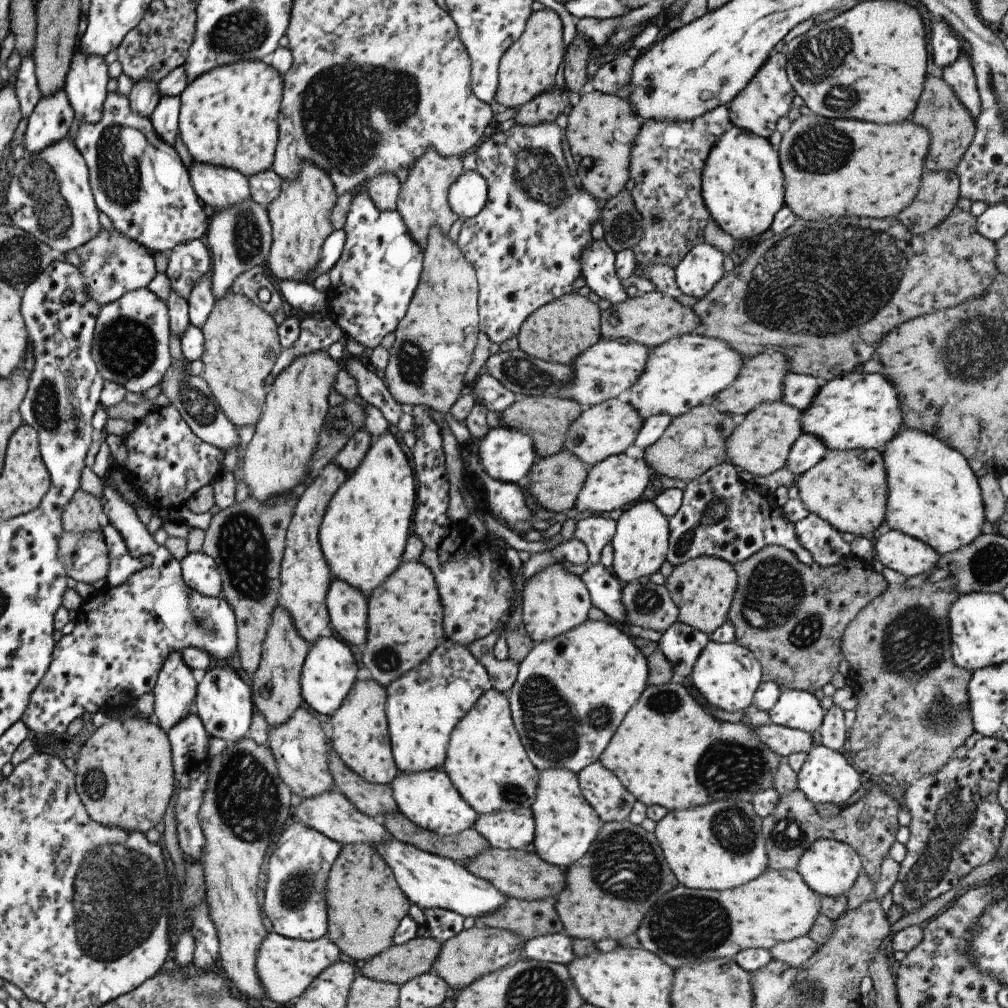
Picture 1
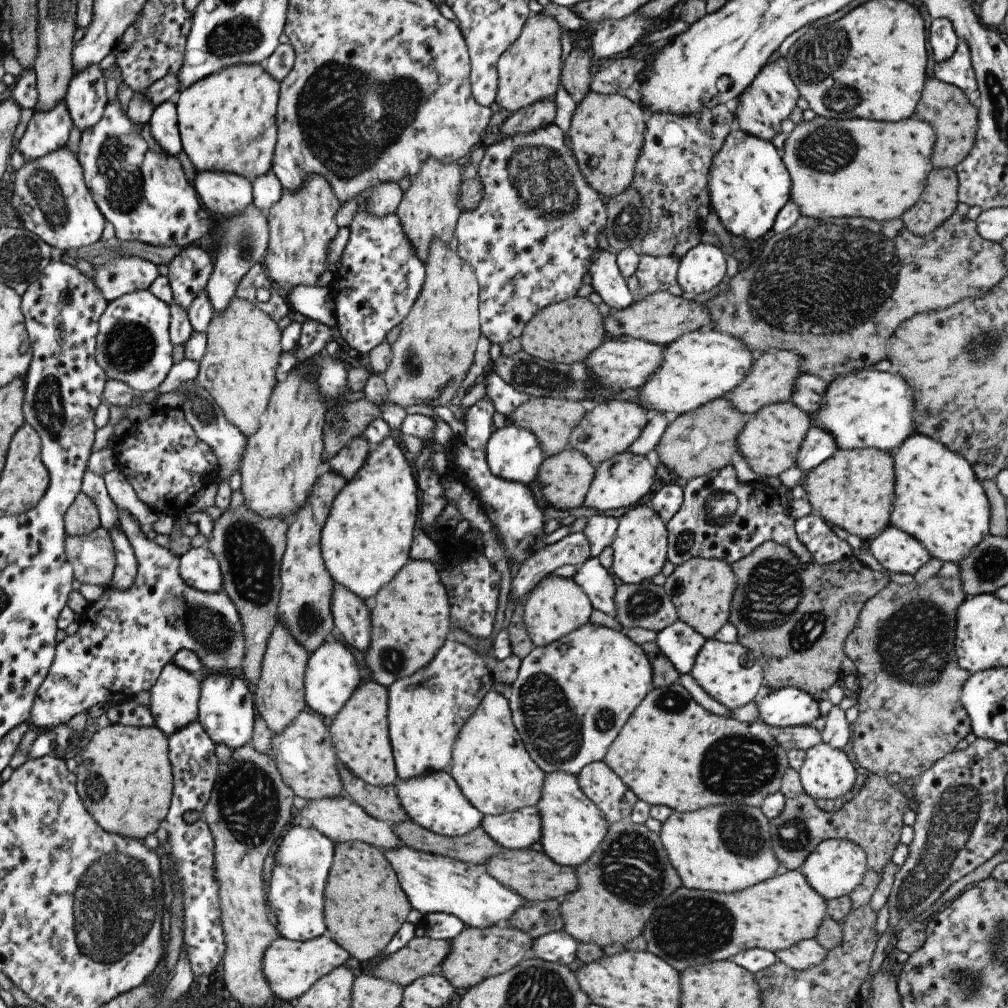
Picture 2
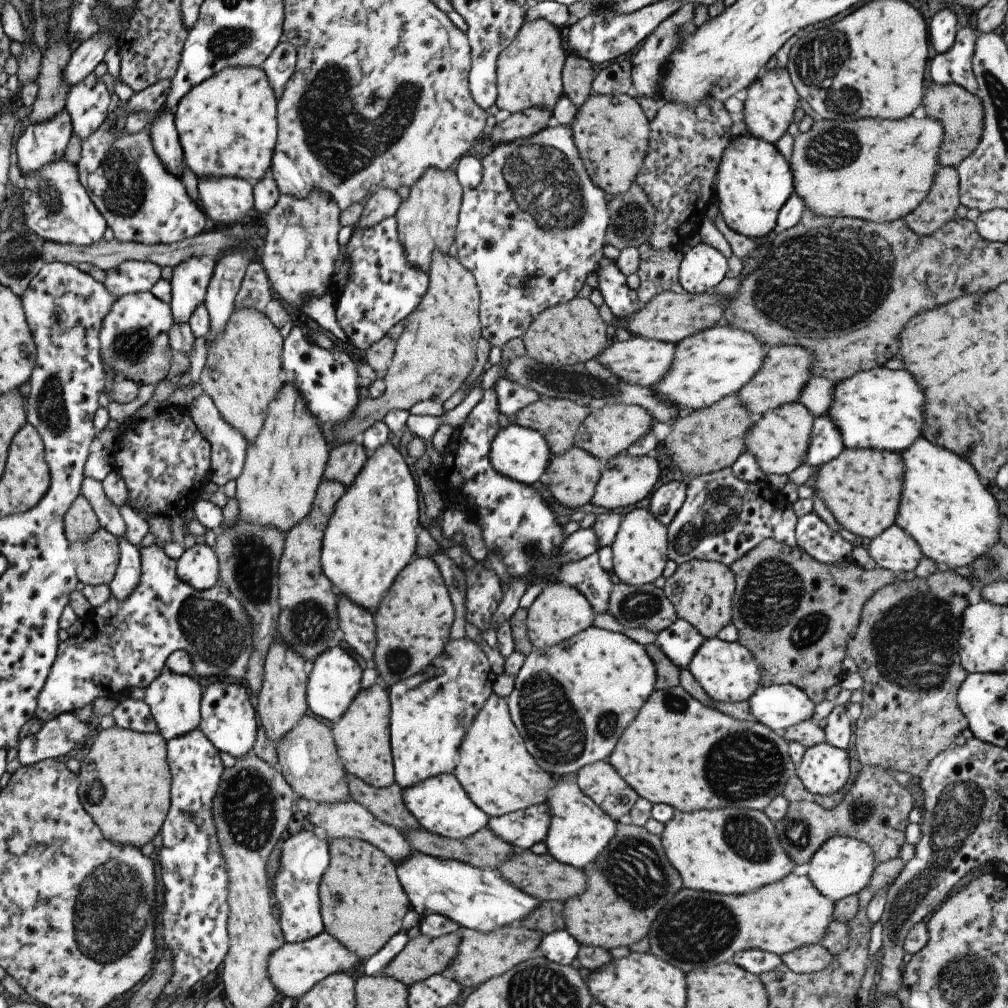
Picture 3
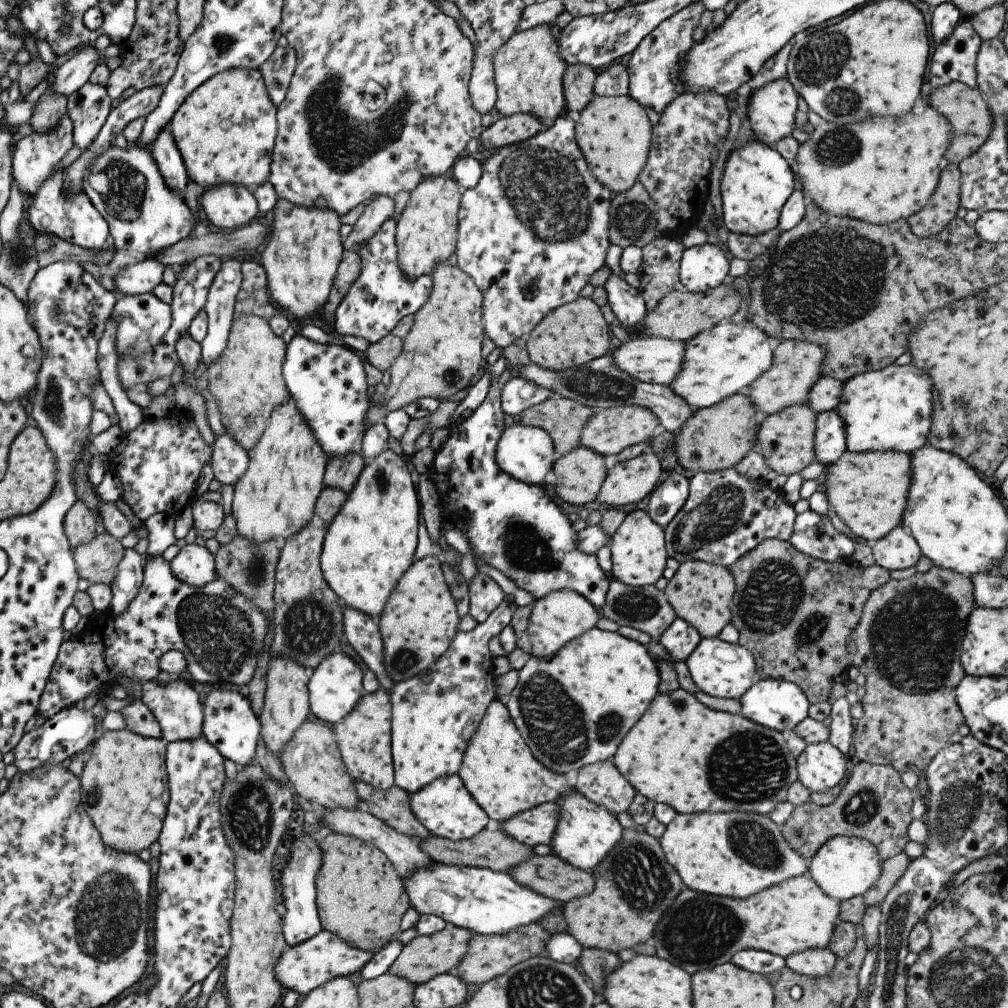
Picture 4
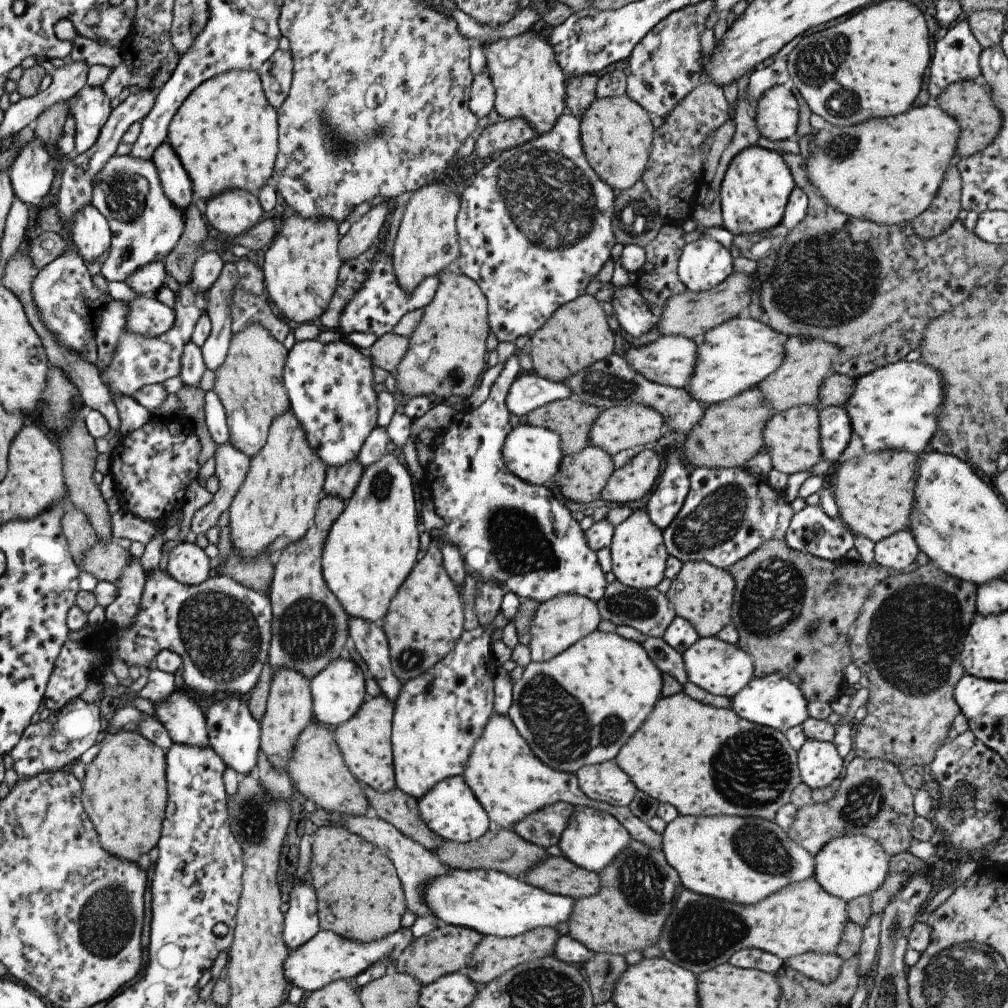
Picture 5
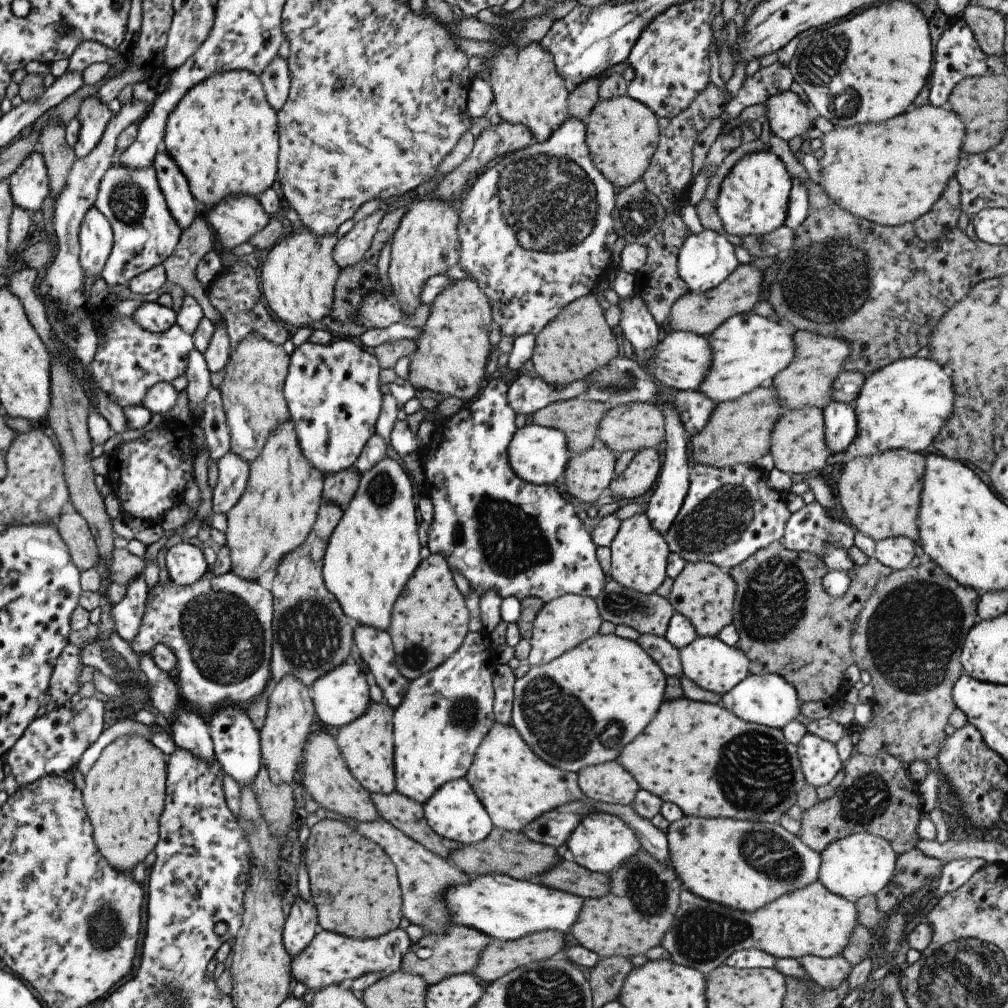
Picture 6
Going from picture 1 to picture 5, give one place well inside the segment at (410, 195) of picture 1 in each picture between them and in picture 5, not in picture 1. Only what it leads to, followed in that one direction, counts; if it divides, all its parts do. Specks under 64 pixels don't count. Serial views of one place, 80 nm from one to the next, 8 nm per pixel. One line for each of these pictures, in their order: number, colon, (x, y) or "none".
2: (428, 211)
3: (426, 220)
4: (425, 234)
5: (426, 241)

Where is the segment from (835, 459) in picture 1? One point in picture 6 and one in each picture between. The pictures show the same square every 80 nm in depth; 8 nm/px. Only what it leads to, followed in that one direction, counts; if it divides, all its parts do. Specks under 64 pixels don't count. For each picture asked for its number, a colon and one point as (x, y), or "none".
2: (853, 489)
3: (860, 487)
4: (867, 490)
5: (873, 492)
6: (879, 495)

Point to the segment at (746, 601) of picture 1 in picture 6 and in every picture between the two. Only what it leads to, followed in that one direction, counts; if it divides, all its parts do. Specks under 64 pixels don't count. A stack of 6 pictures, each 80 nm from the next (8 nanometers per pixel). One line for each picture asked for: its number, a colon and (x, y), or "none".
2: (793, 617)
3: (794, 614)
4: (803, 608)
5: (793, 612)
6: (787, 624)

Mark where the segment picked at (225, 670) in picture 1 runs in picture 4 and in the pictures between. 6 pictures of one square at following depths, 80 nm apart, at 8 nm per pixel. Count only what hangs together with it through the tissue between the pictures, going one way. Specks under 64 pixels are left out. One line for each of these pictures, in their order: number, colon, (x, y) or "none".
2: (226, 713)
3: (227, 718)
4: (228, 723)

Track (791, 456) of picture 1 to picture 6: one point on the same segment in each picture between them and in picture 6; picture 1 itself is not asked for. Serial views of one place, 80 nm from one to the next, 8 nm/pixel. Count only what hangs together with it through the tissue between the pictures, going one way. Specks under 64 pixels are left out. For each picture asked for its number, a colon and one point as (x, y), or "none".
2: (817, 445)
3: (825, 443)
4: (829, 442)
5: (834, 428)
6: (839, 420)

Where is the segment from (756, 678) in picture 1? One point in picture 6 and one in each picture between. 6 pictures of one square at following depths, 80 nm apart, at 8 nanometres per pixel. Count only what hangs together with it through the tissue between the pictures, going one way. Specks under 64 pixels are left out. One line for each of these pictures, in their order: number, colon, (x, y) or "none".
2: (727, 672)
3: (727, 672)
4: (719, 669)
5: (717, 667)
6: (709, 663)

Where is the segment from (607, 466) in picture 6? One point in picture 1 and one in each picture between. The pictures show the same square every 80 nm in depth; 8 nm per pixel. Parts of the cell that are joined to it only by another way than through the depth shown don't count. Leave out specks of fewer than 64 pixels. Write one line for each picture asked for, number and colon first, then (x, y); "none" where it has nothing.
1: (554, 481)
2: (564, 478)
3: (570, 477)
4: (578, 474)
5: (580, 476)

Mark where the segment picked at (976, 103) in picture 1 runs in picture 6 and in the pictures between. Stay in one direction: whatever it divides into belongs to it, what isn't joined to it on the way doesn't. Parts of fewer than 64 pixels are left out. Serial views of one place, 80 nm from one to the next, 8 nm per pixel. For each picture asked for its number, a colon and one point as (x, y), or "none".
2: (958, 72)
3: (954, 66)
4: (953, 60)
5: (955, 54)
6: (956, 56)

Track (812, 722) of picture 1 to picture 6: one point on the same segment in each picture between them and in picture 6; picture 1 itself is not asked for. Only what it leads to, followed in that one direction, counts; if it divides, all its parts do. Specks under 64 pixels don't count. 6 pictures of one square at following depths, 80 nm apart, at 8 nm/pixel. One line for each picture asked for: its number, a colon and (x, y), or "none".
2: (785, 707)
3: (777, 707)
4: (779, 705)
5: (772, 701)
6: (768, 699)

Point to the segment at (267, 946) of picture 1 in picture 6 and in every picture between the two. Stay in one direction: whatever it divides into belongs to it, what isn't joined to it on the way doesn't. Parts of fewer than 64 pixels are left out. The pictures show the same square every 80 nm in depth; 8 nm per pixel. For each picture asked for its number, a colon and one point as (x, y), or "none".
2: (289, 967)
3: (293, 968)
4: (307, 965)
5: (326, 957)
6: (330, 958)

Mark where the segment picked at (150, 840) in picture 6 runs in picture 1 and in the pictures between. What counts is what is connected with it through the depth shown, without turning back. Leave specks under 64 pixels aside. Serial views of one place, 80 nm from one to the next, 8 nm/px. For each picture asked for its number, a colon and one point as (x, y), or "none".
1: (123, 775)
2: (124, 781)
3: (124, 780)
4: (124, 790)
5: (123, 792)

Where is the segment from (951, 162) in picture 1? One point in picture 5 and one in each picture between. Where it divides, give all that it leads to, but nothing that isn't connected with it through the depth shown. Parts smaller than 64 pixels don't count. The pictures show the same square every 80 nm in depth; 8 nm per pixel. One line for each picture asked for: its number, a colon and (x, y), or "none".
2: (954, 120)
3: (959, 113)
4: (964, 108)
5: (968, 102)

